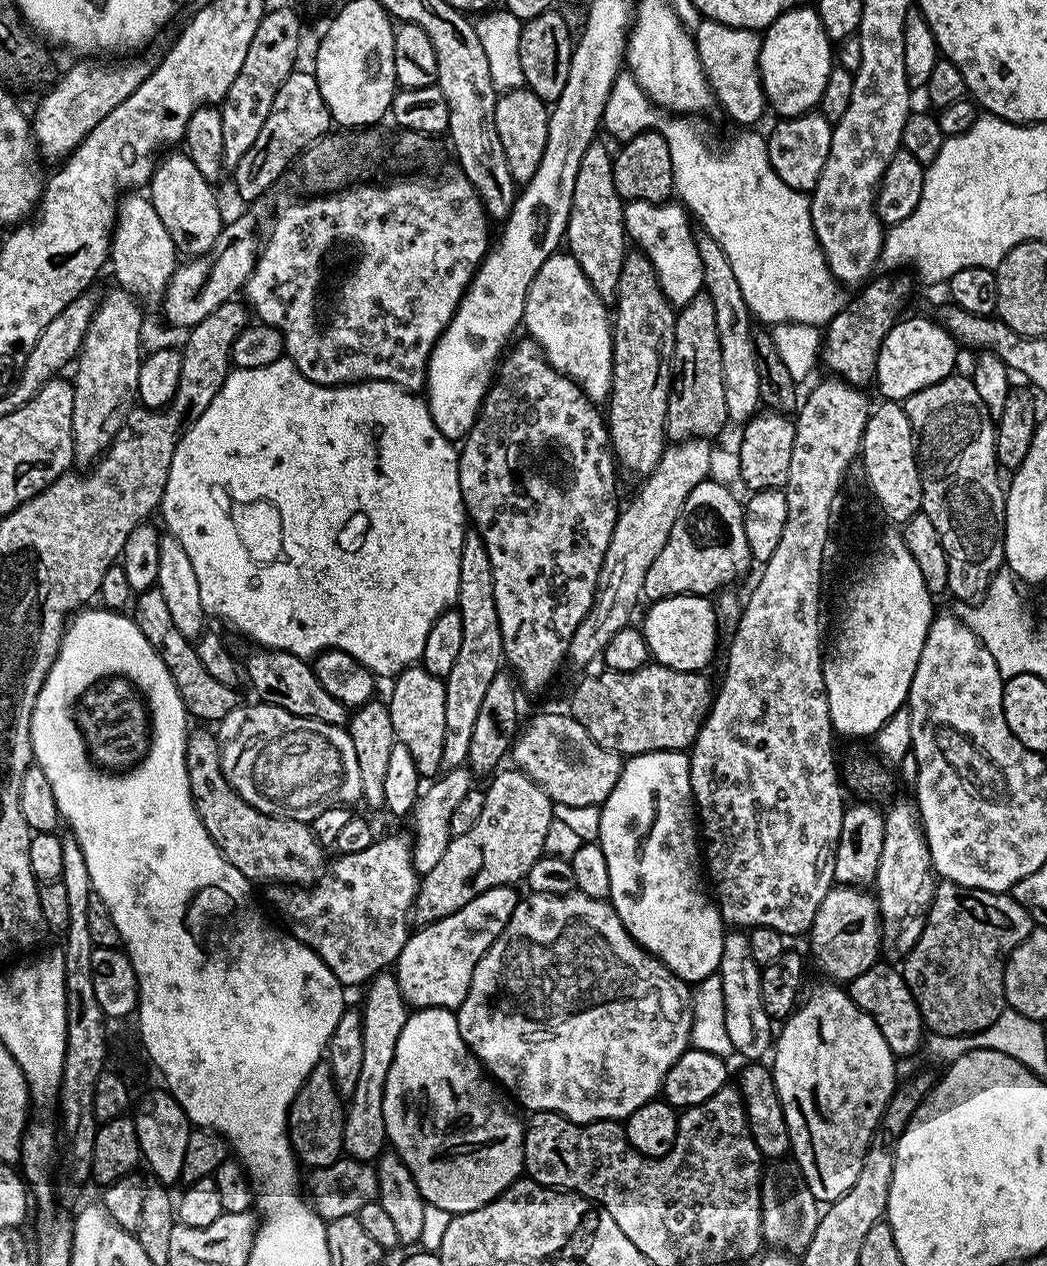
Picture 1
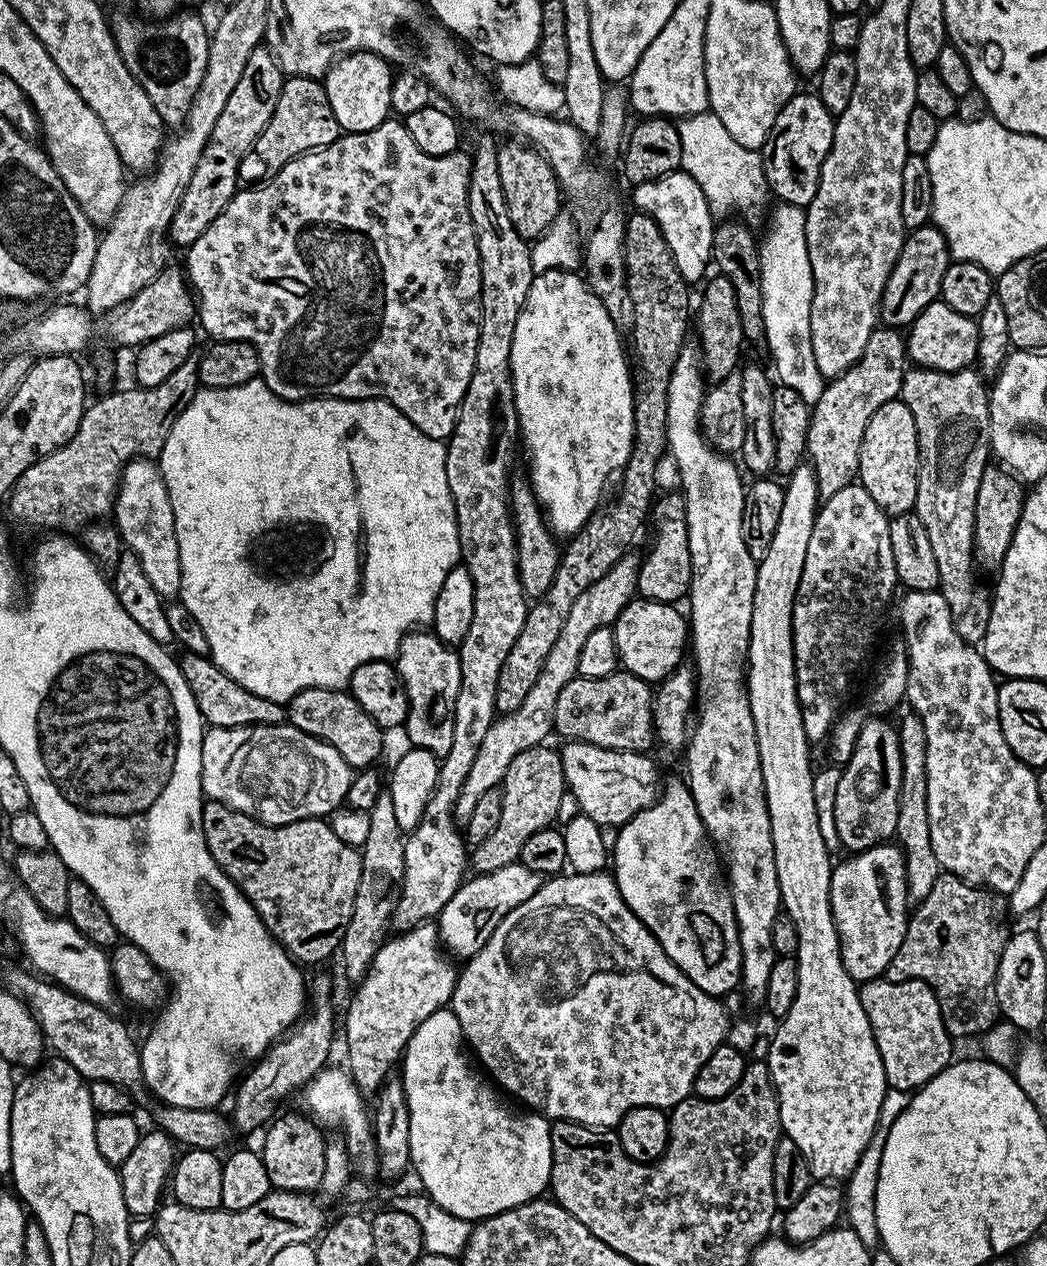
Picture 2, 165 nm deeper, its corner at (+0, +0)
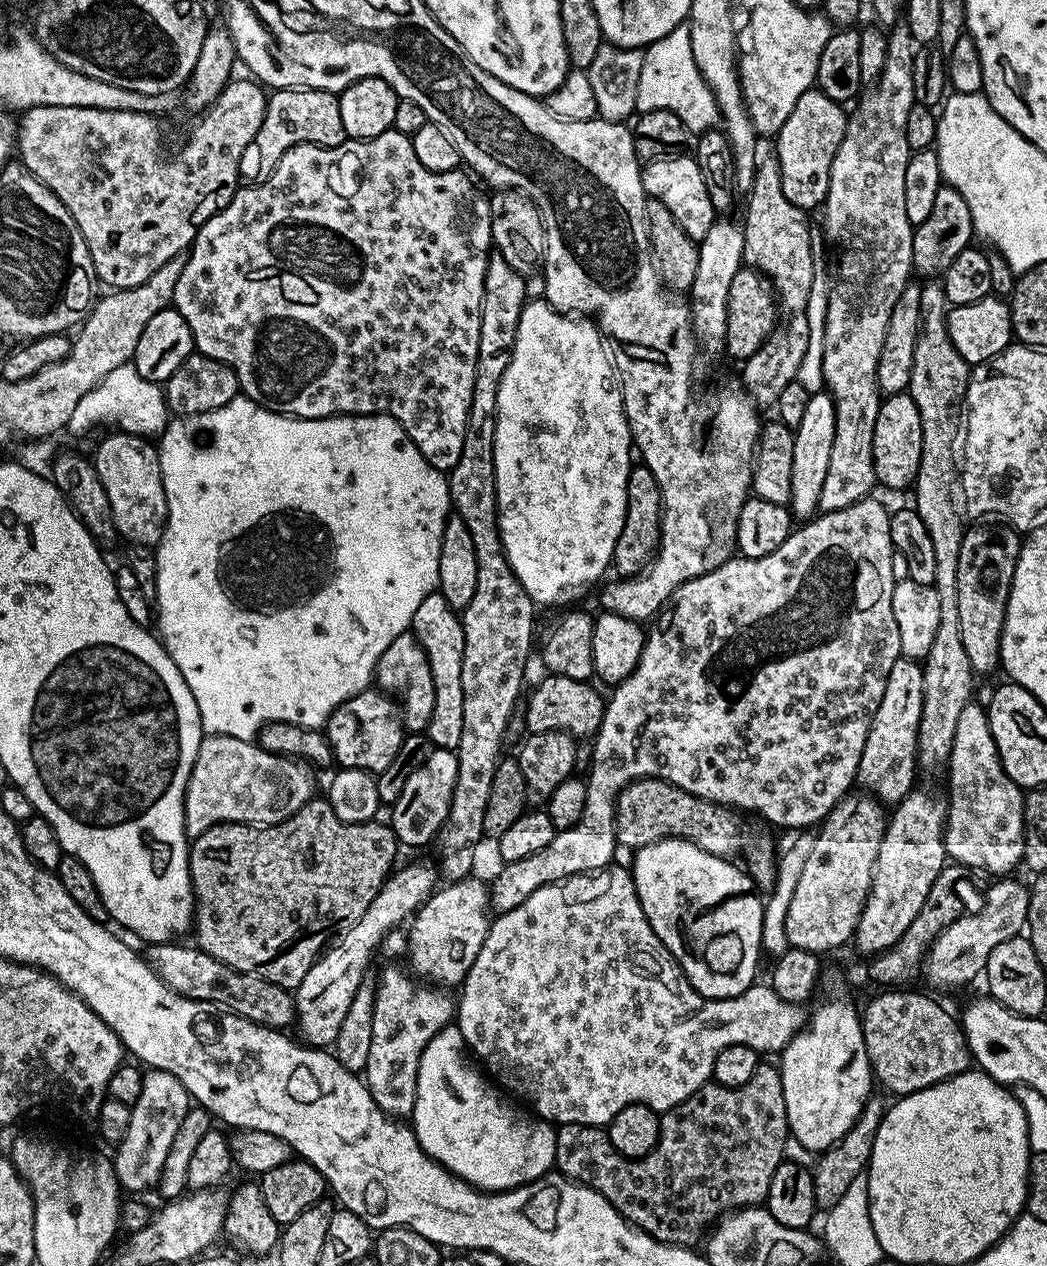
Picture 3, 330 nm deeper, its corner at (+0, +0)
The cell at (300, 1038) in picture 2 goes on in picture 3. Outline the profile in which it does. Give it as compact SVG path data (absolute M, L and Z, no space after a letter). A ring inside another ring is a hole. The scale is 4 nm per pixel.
M408 864L405 868L397 867L384 881L380 892L370 902L366 914L354 922L331 946L325 947L323 953L306 970L306 978L294 989L296 1001L296 1018L299 1039L314 1047L331 1049L338 1038L338 1030L349 1013L350 1002L358 991L364 976L369 975L372 955L376 947L384 940L387 932L392 932L400 923L407 921L421 904L425 904L438 884L438 872L428 864Z

